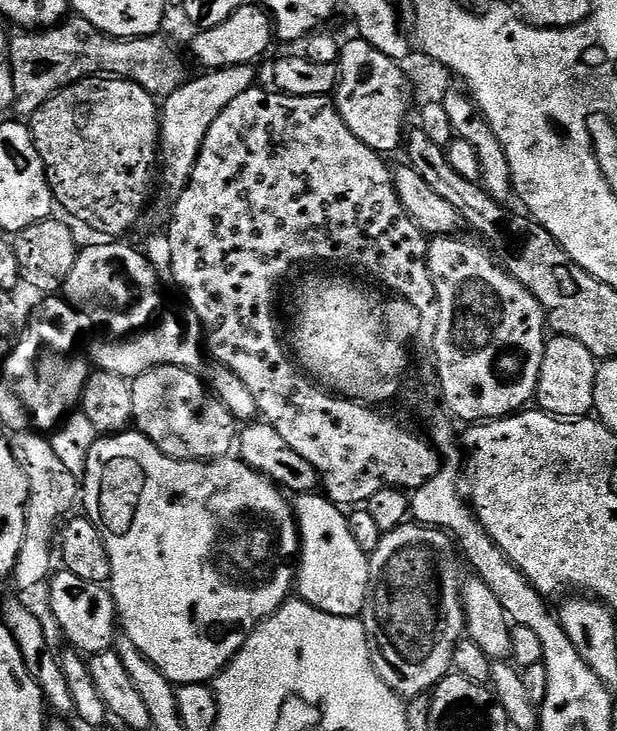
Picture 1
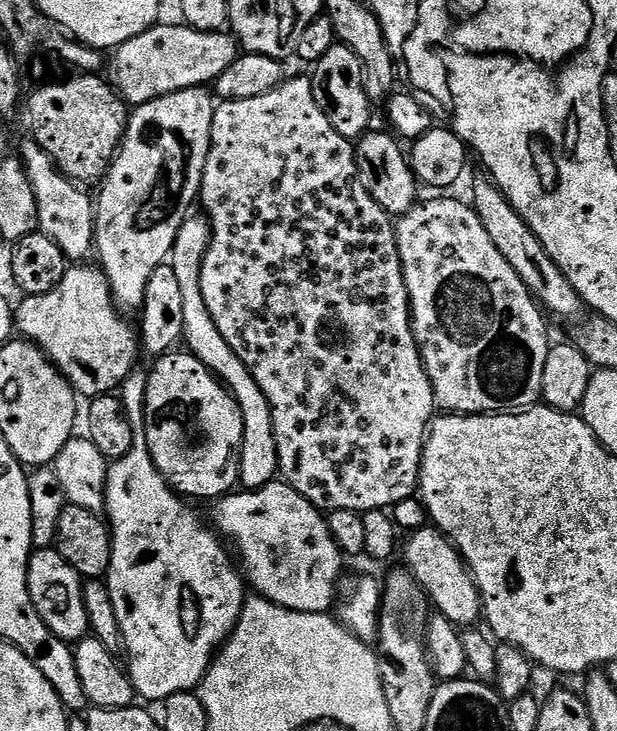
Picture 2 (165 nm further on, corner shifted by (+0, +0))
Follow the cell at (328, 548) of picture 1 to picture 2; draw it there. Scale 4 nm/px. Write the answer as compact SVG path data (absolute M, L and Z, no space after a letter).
M273 482L261 488L236 490L217 499L214 507L216 509L212 512L211 523L215 531L231 545L234 552L236 547L235 555L238 557L243 579L247 581L250 588L252 583L253 593L263 596L271 604L289 608L295 612L327 613L331 609L328 607L331 604L333 607L337 603L338 589L342 583L340 567L346 563L345 557L336 544L332 531L328 528L325 513L313 506L306 498L302 498L302 494L295 492L291 484Z

